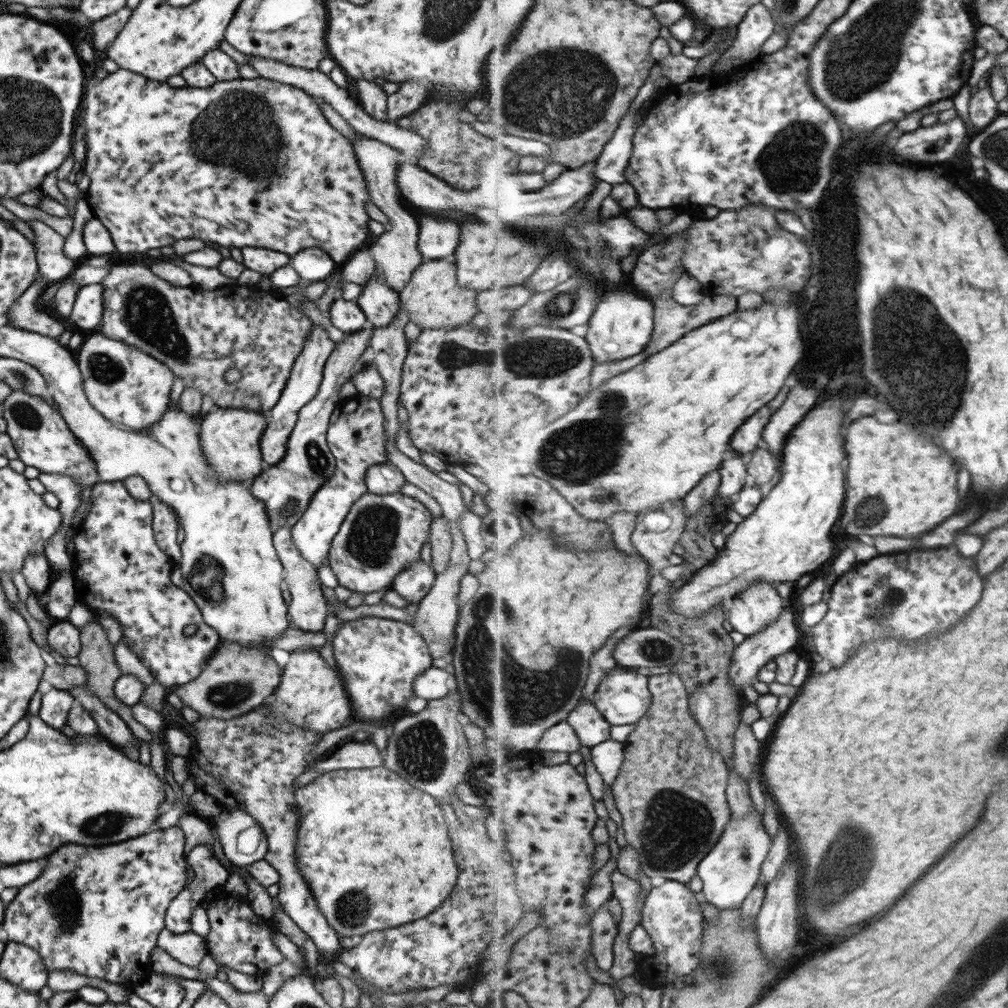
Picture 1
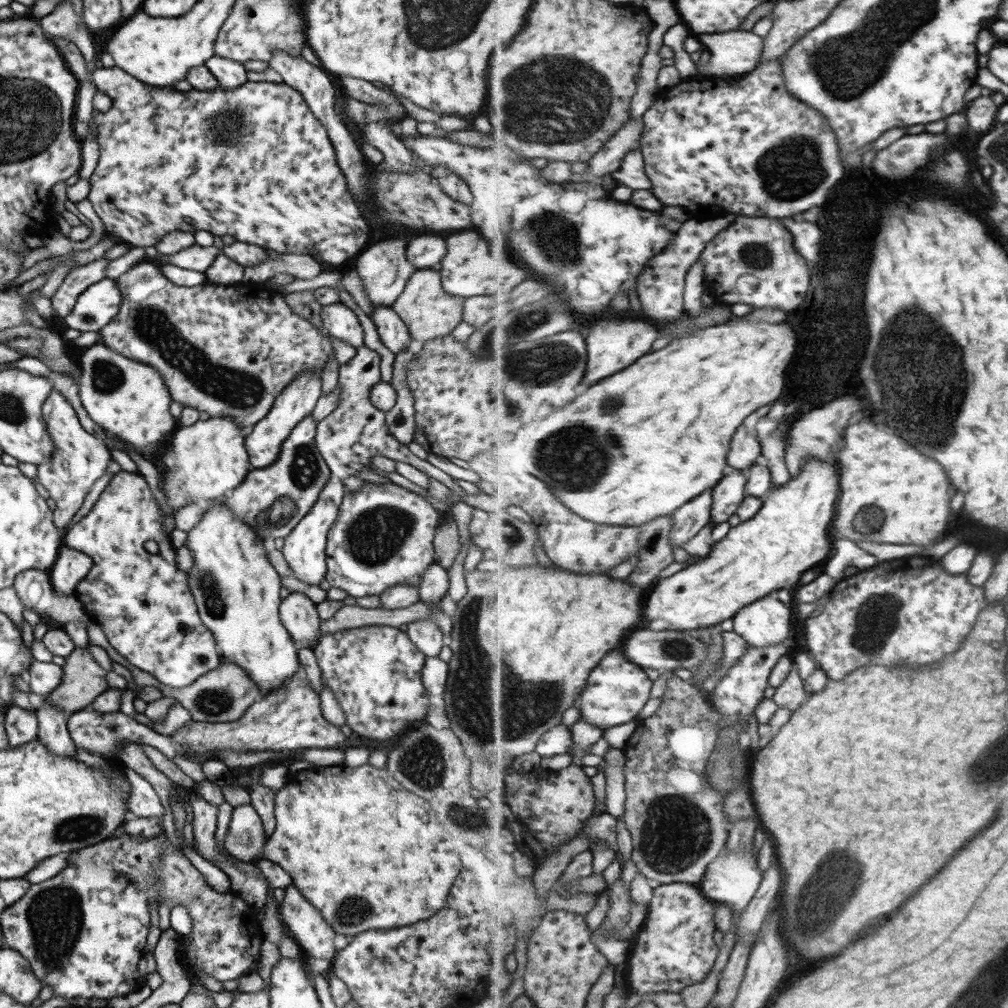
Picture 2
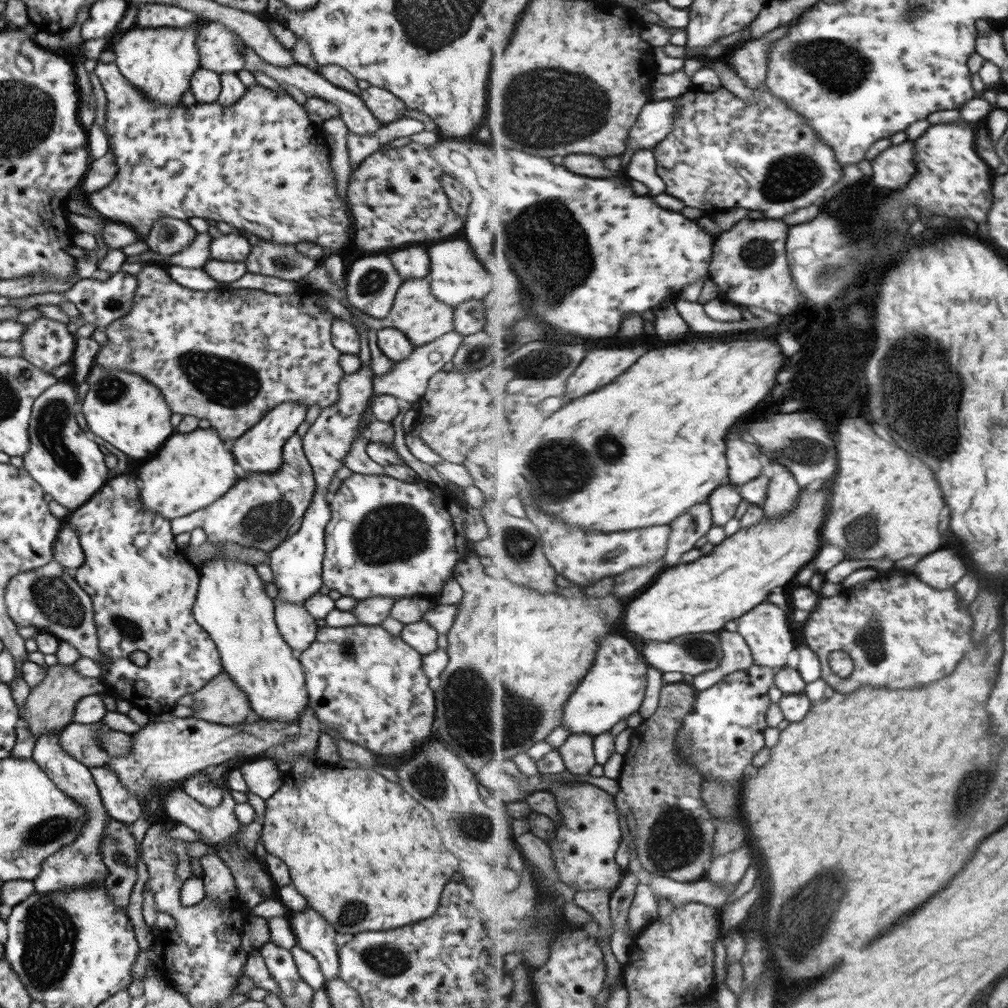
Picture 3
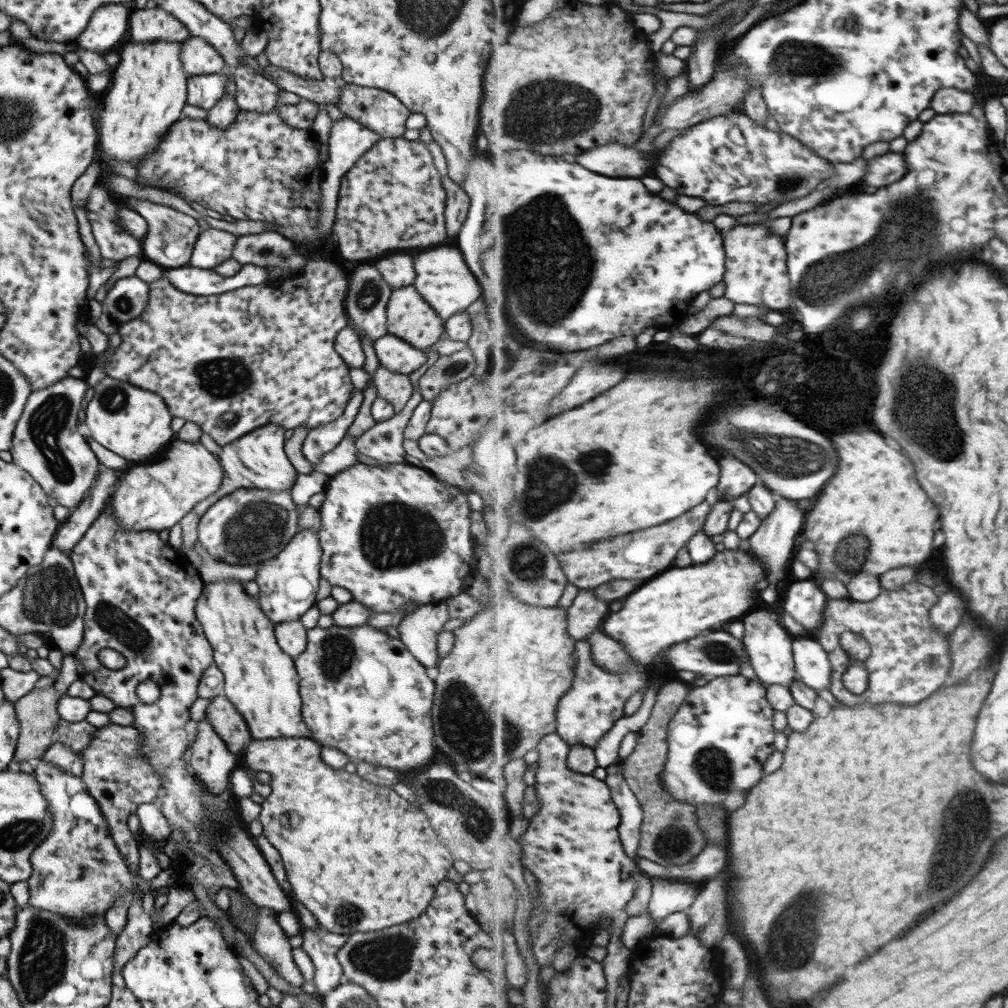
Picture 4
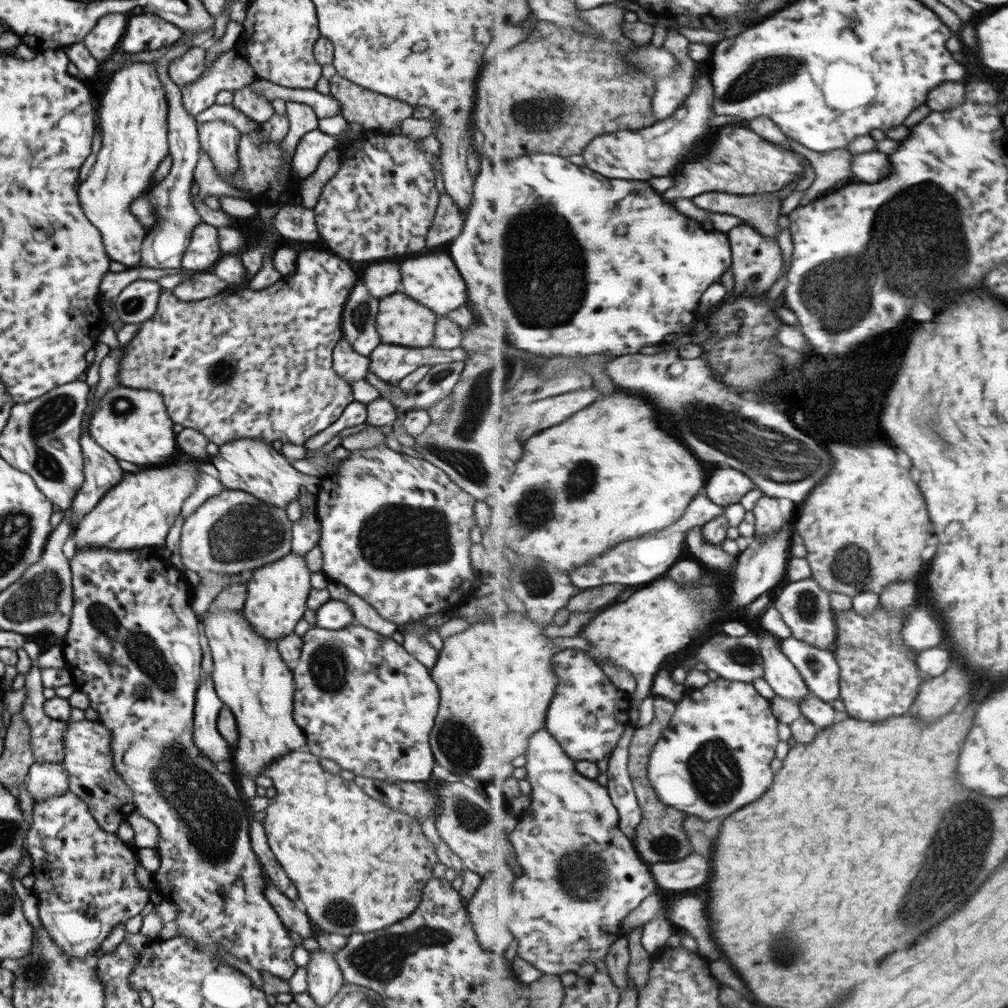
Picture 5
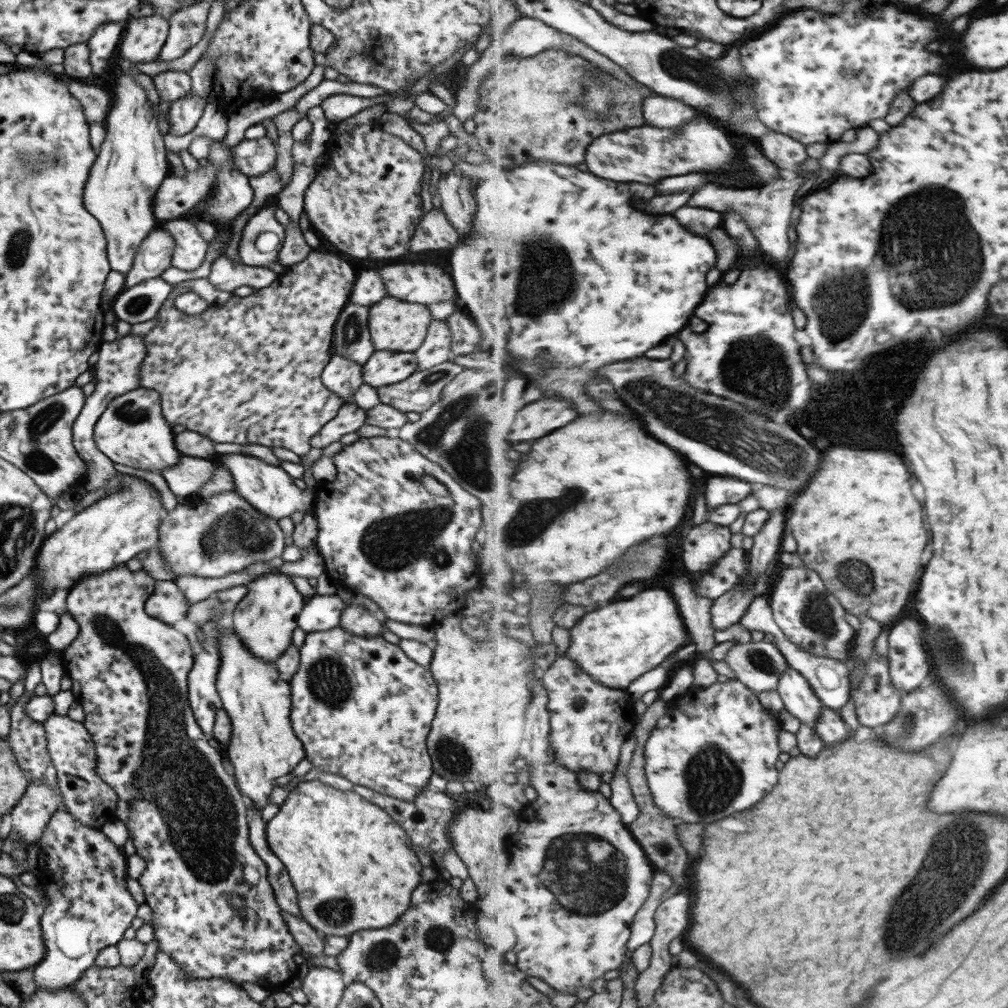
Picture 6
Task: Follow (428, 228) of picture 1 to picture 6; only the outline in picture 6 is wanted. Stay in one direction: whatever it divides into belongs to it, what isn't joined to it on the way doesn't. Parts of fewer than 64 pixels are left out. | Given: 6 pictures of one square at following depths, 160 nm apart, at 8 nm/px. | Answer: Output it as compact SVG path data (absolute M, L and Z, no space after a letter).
M377 268L358 270L349 293L349 303L370 307L385 296L387 296L385 285L377 274Z

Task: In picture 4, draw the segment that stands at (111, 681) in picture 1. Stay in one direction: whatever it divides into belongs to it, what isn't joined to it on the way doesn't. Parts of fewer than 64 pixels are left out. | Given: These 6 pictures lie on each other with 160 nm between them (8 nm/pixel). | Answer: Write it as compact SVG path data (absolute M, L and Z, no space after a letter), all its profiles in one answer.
M53 684L46 688L31 689L25 696L18 698L13 708L19 721L18 739L13 752L12 766L15 767L19 761L35 762L48 750L52 743L52 737L56 724L60 720L57 714L56 704L63 694L55 691Z

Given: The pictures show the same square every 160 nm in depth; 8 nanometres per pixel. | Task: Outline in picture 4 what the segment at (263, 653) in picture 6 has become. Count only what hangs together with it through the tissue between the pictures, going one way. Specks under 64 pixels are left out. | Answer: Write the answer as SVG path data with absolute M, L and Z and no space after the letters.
M301 529L288 544L285 544L281 552L256 565L253 582L258 584L259 590L254 598L259 610L273 624L298 620L311 606L315 605L321 554L317 540L315 532L305 532L305 529Z

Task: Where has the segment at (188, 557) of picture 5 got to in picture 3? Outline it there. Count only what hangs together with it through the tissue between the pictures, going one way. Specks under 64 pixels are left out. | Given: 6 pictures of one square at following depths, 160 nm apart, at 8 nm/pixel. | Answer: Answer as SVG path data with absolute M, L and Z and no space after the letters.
M293 433L282 446L282 463L277 472L259 475L246 474L246 478L238 481L213 503L203 509L195 510L192 514L170 520L170 532L175 536L184 532L191 532L193 528L202 528L206 542L209 544L237 544L243 548L257 548L261 552L269 553L281 544L287 537L287 530L297 519L301 519L309 507L315 482L311 472L311 465L306 460L302 449L302 438Z

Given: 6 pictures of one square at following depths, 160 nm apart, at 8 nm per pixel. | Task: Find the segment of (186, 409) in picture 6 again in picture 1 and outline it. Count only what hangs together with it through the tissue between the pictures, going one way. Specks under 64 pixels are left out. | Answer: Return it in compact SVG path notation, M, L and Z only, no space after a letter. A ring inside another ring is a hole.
M135 263L125 265L113 265L109 268L107 276L101 279L100 285L102 286L102 301L103 312L101 315L100 326L97 328L98 332L105 335L110 339L117 339L124 342L129 346L137 347L145 354L156 358L159 362L162 362L165 366L172 370L174 376L180 376L185 387L197 388L198 392L202 395L208 395L213 400L215 407L233 407L242 409L249 409L257 411L258 413L267 412L279 398L285 381L289 376L294 358L301 352L303 343L309 334L312 327L312 322L301 311L297 310L294 306L291 306L285 297L280 296L277 291L270 289L263 290L257 288L255 285L239 285L236 280L230 282L227 285L217 286L217 290L211 290L211 292L205 292L205 290L197 290L197 285L191 284L187 286L175 286L161 280L156 275L151 274L149 268L143 265L137 265ZM229 368L235 368L241 373L241 379L235 383L227 383L223 378L223 374L229 370Z

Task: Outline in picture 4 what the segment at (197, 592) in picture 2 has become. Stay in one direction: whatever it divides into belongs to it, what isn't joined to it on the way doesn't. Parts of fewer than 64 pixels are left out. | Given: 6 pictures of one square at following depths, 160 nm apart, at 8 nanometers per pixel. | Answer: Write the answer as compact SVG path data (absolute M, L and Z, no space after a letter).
M225 579L202 585L195 604L195 619L212 646L212 659L224 678L223 692L241 714L253 740L279 737L309 738L311 731L301 716L301 699L298 693L298 676L293 658L279 648L274 637L274 624L259 610L257 601L244 591L243 582Z

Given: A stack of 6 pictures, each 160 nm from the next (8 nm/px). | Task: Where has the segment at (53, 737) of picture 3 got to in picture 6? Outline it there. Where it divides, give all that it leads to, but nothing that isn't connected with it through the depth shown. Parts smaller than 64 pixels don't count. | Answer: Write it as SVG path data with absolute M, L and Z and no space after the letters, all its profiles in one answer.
M66 808L56 809L51 814L35 843L45 856L43 868L34 875L41 890L46 892L46 904L39 908L39 926L45 956L34 966L32 980L35 990L54 991L73 984L85 969L93 965L102 948L120 941L123 932L136 916L138 906L127 892L126 856L121 848L115 846L100 829L81 824Z

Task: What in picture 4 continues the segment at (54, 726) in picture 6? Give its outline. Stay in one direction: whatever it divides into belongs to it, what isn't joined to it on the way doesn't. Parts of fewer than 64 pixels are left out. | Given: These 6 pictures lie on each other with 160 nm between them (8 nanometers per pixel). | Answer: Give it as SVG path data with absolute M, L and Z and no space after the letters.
M109 723L96 728L94 738L80 751L83 759L79 778L84 782L89 796L99 805L105 822L117 847L118 853L131 872L138 869L138 845L128 829L126 820L143 803L153 803L160 791L161 781L158 772L141 752L142 734L131 726Z

